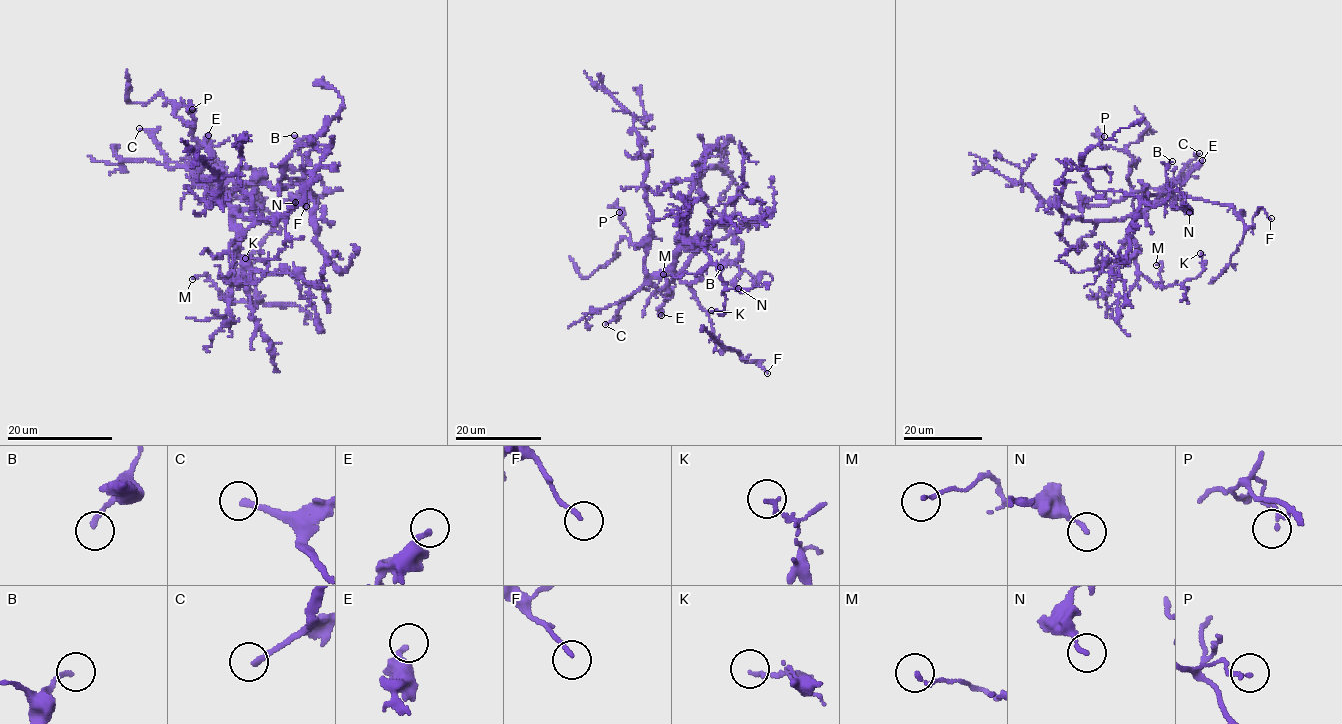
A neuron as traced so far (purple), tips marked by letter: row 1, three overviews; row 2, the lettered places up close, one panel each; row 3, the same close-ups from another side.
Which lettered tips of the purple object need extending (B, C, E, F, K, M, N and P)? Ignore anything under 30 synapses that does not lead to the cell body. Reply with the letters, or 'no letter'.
C

